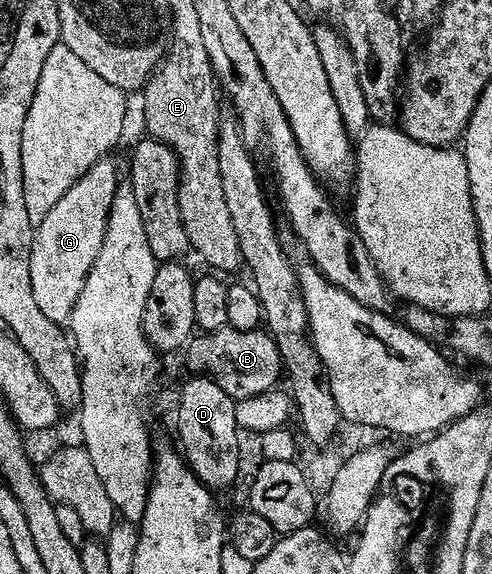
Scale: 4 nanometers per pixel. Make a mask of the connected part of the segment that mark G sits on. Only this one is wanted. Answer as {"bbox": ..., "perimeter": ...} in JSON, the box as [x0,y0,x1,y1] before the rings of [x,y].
{"bbox":[27,156,119,324],"perimeter":[[[104,156],[85,176],[57,200],[57,204],[45,216],[43,222],[34,227],[29,242],[27,263],[29,264],[29,284],[33,288],[33,300],[41,308],[45,320],[56,324],[70,323],[73,308],[81,298],[85,280],[103,243],[107,231],[107,220],[119,194],[119,170]]]}

